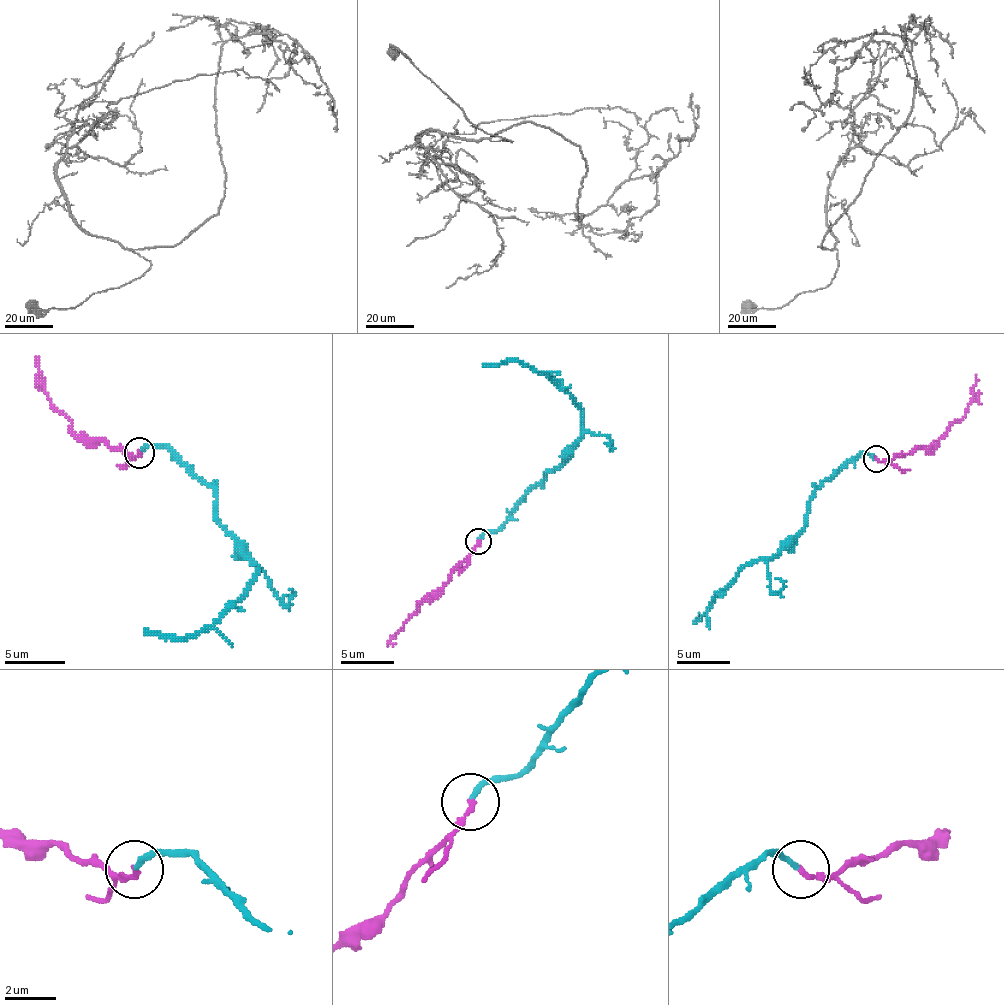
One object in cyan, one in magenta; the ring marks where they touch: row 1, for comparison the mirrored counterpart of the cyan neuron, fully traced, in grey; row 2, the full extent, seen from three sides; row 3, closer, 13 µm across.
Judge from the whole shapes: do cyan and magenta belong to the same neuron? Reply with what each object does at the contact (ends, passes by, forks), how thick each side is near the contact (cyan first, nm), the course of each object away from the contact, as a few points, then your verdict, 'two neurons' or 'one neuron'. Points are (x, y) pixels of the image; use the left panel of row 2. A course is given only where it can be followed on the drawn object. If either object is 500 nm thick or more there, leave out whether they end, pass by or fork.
cyan ends there; magenta ends there; 200 nm thick on the cyan side, 200 nm on the other; cyan runs (138, 453), (165, 444), (204, 480), (217, 520), (256, 565), (210, 625), (183, 637), (144, 628); magenta runs (138, 453), (129, 456), (102, 441), (84, 441), (51, 402), (42, 384), (36, 357); one neuron

